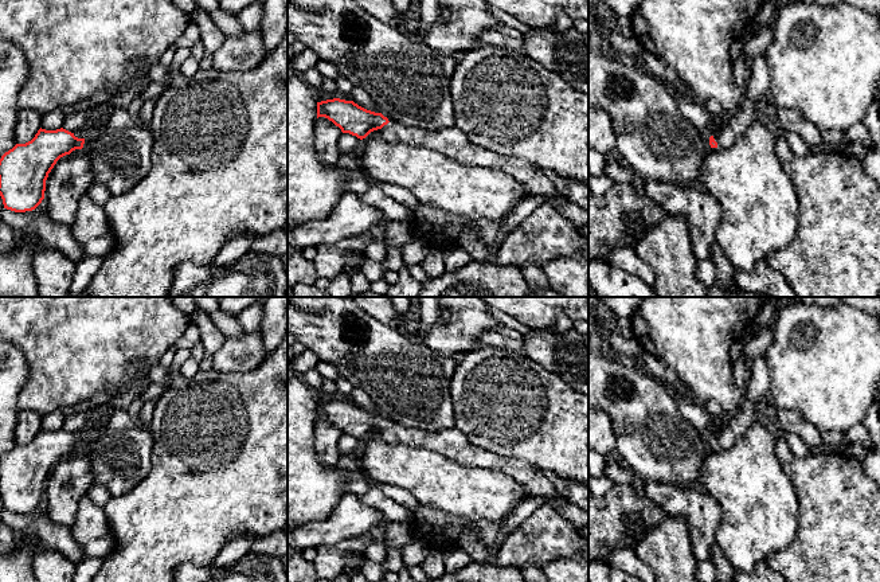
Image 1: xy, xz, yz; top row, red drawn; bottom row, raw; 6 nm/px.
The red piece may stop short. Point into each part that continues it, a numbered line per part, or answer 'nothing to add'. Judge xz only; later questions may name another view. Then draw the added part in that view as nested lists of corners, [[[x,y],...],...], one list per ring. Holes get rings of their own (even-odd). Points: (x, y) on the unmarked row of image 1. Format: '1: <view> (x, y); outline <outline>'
1: xz (450, 442); outline [[[388,423],[380,433],[388,444],[426,448],[449,457],[462,466],[489,469],[508,474],[527,489],[532,497],[552,499],[560,504],[567,501],[540,469],[525,461],[505,458],[477,448],[455,427],[427,433],[419,429]]]

